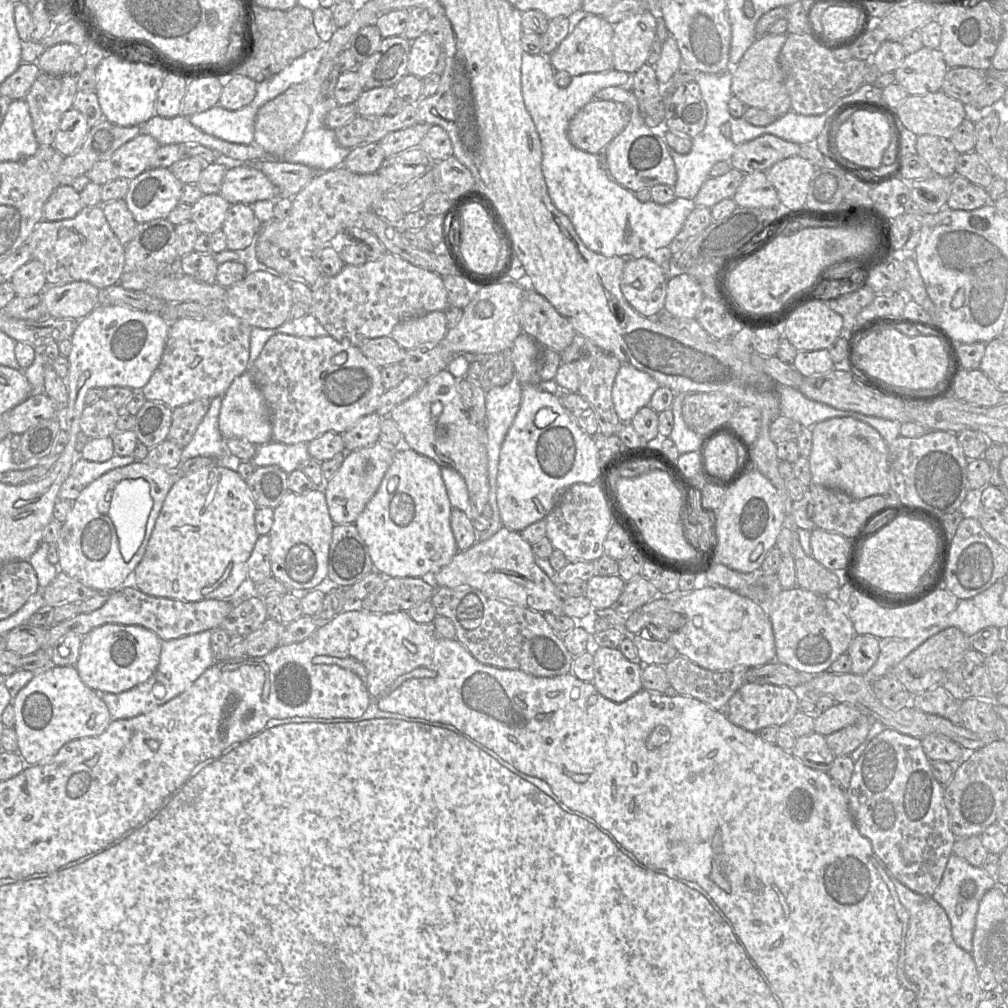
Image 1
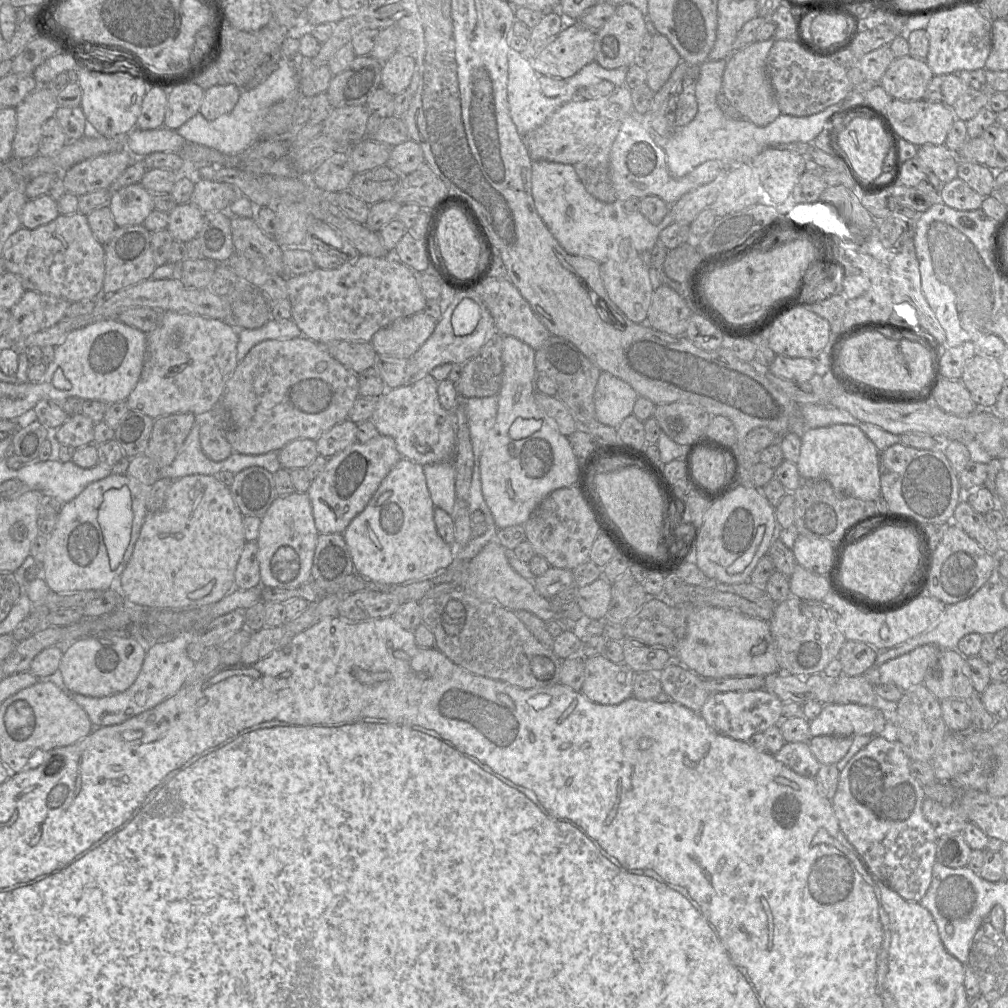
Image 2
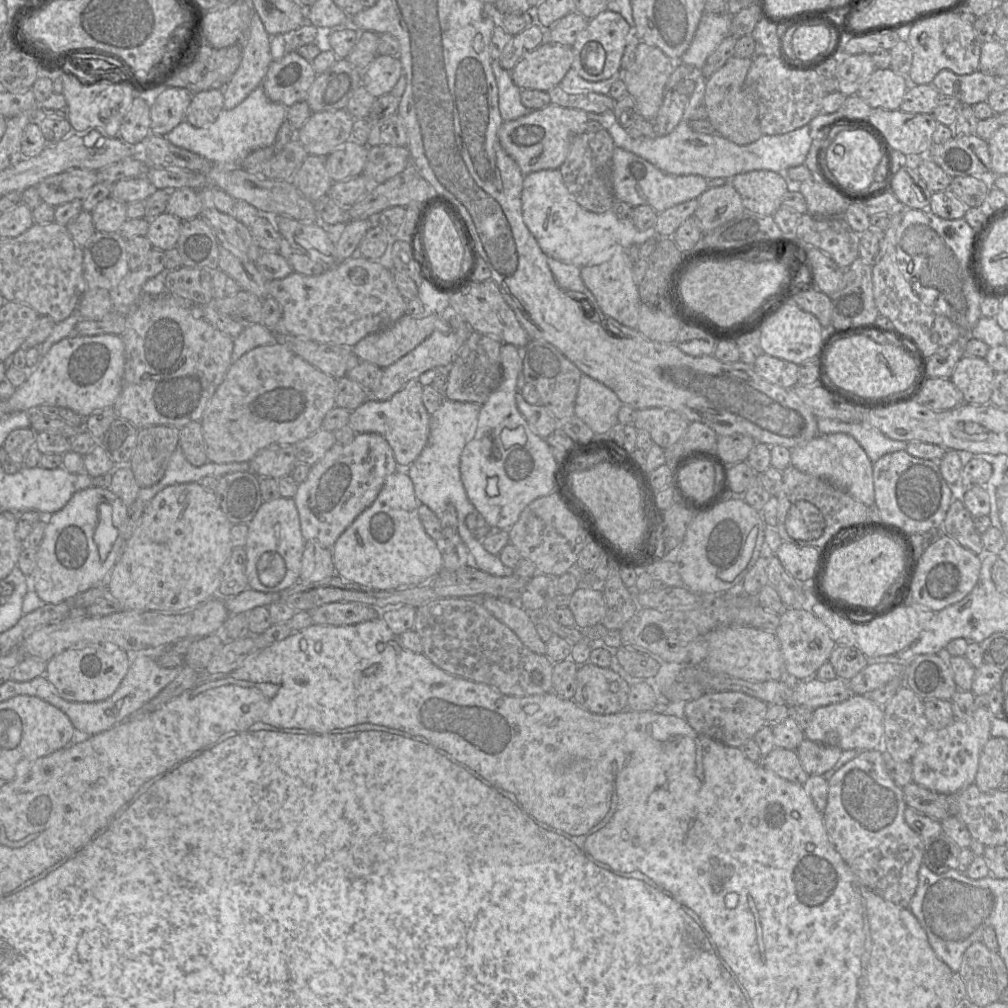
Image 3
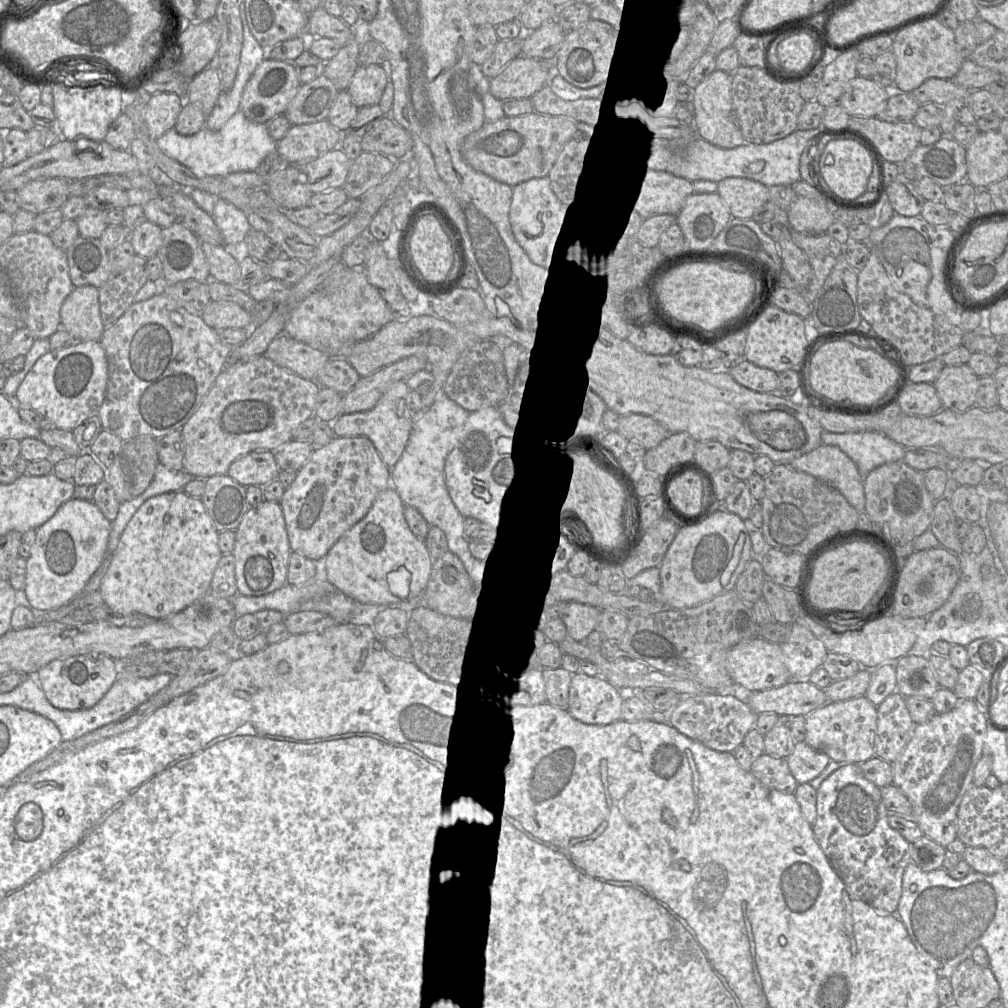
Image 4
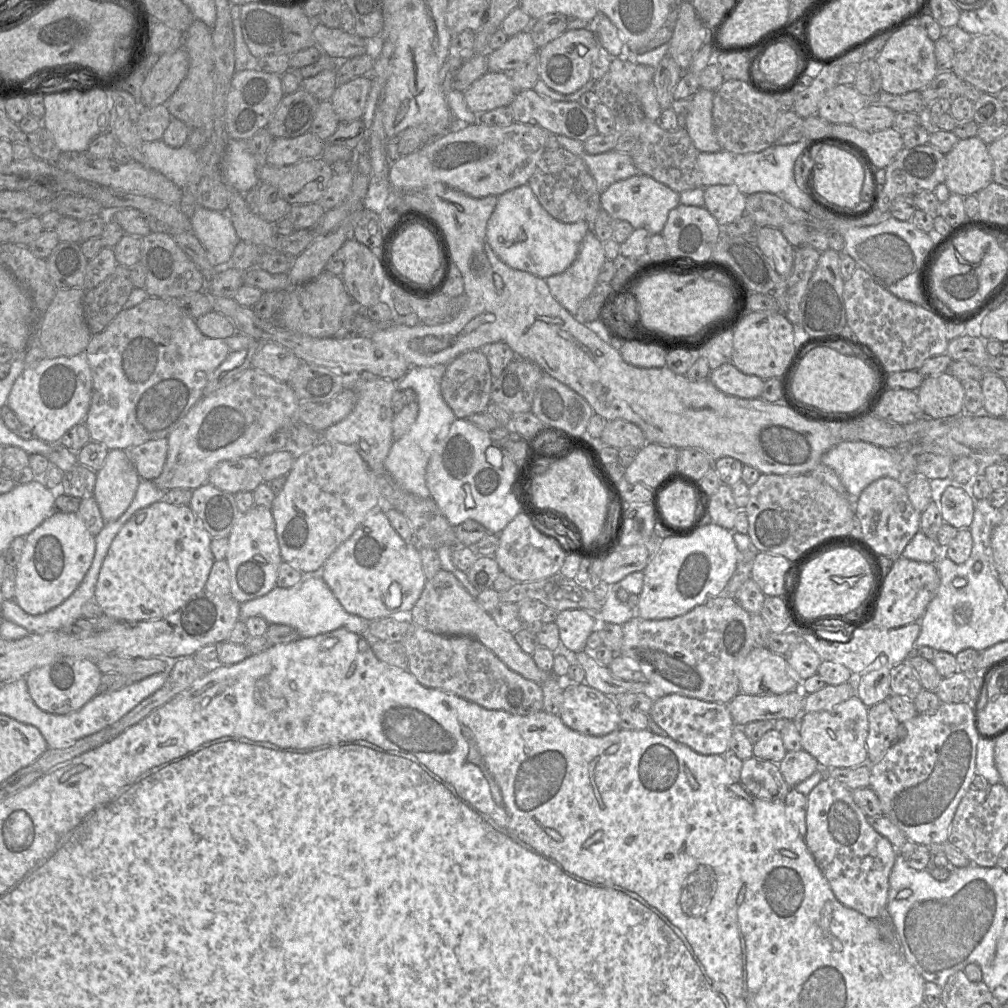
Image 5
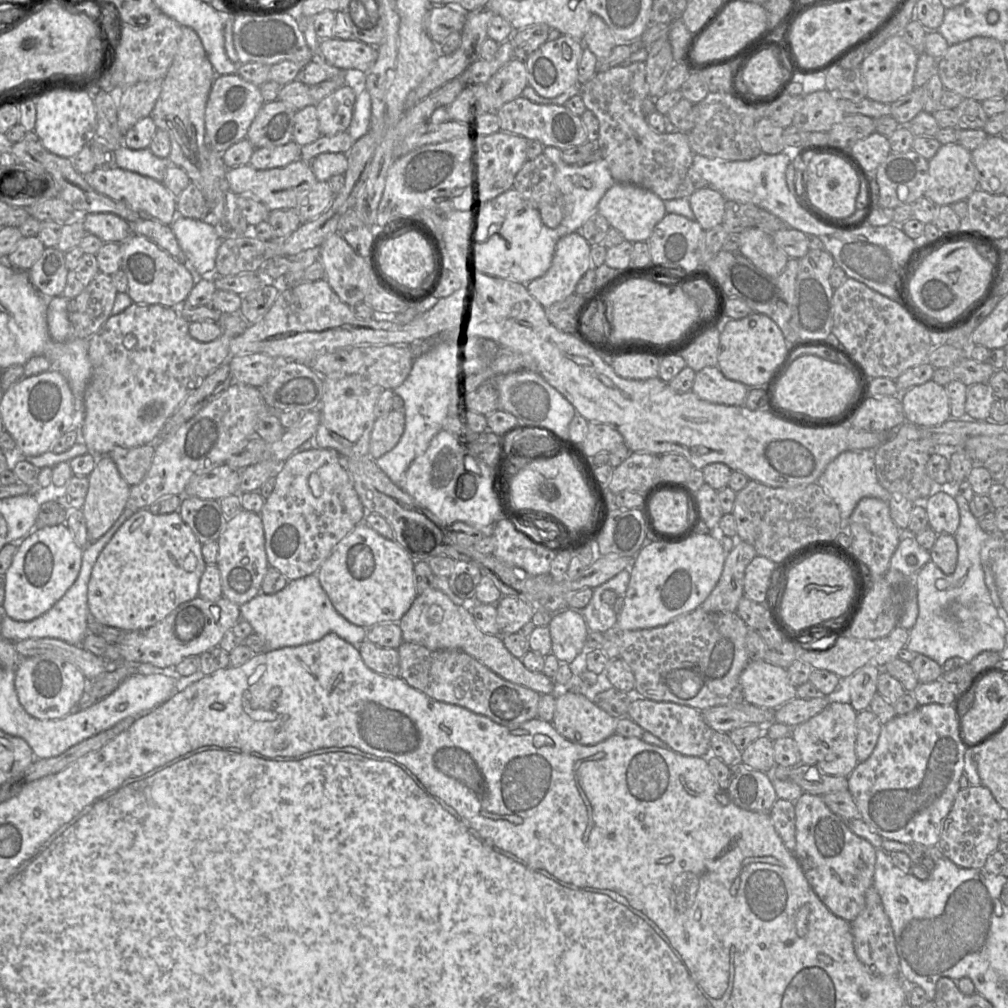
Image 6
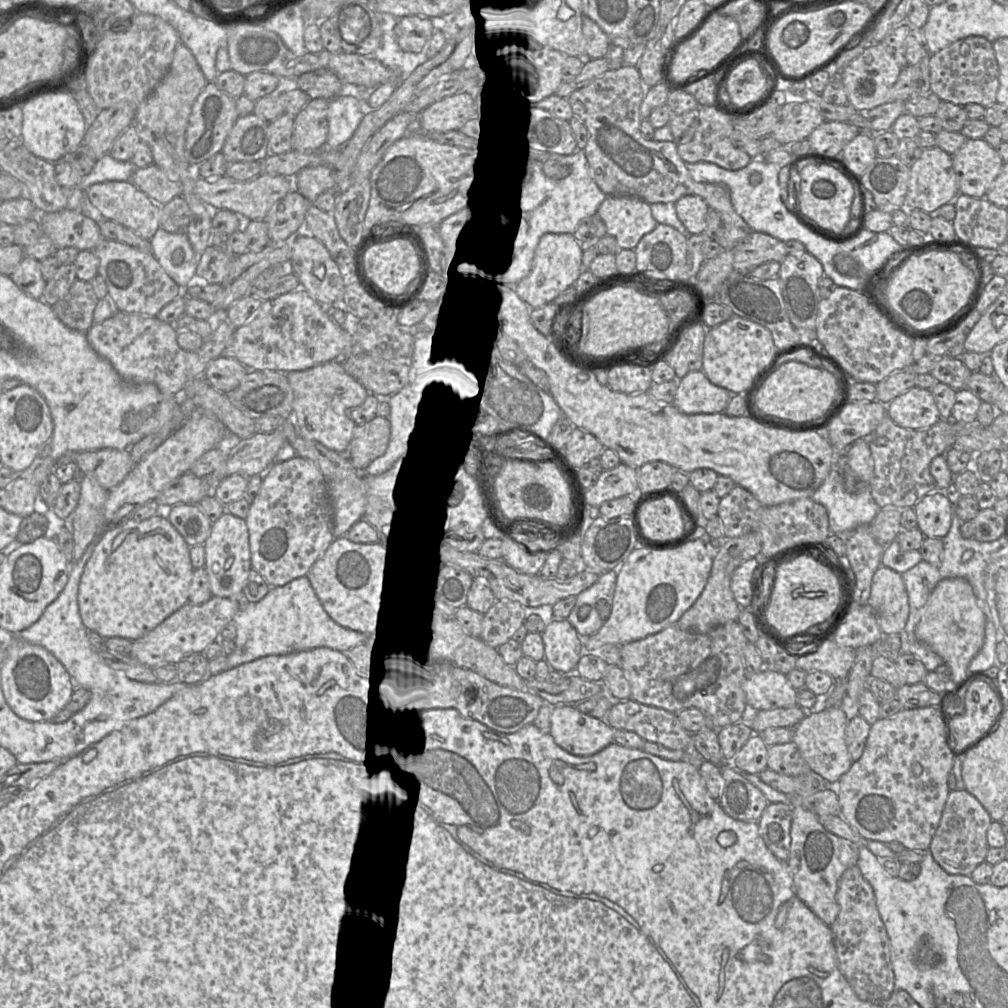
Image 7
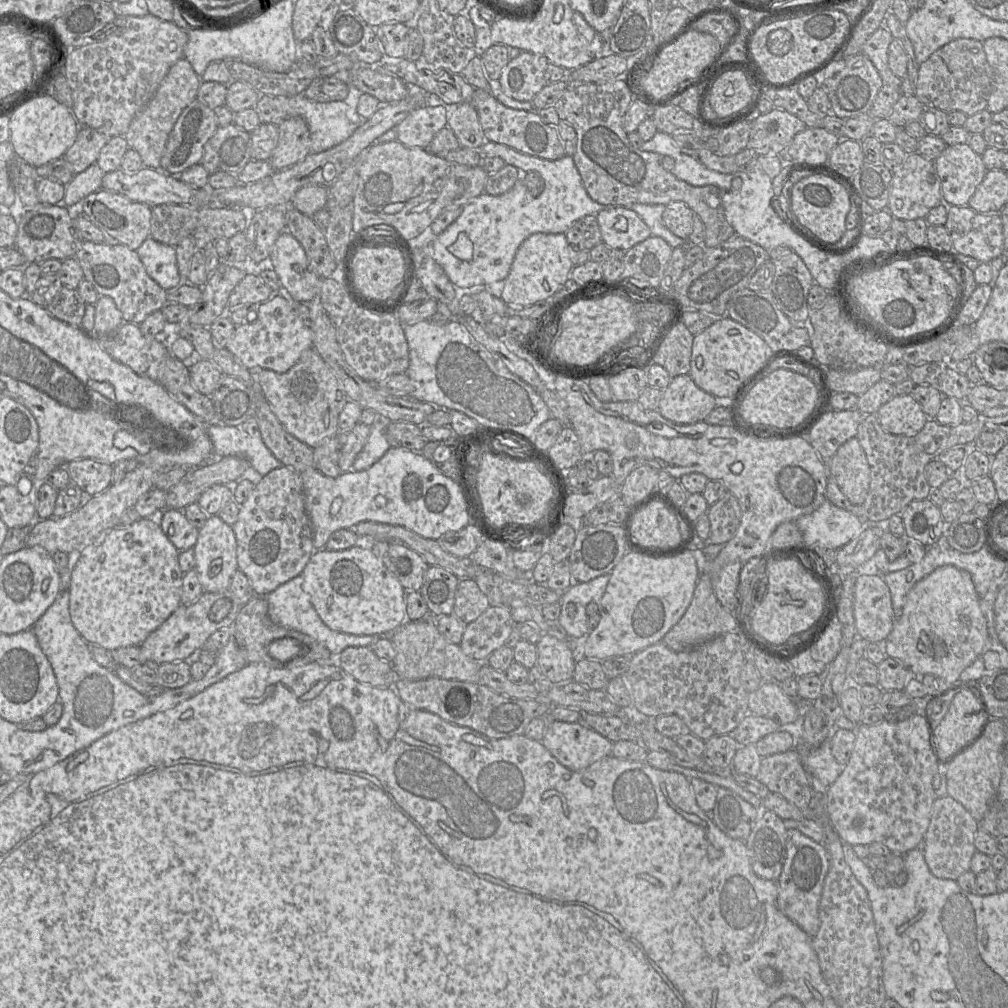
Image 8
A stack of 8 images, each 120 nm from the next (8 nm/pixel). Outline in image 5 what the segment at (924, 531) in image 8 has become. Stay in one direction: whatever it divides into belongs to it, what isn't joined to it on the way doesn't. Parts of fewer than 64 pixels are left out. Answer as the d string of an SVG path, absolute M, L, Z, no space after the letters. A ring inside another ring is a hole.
M950 486L942 493L939 507L945 523L956 529L968 529L975 506L972 497L962 487Z

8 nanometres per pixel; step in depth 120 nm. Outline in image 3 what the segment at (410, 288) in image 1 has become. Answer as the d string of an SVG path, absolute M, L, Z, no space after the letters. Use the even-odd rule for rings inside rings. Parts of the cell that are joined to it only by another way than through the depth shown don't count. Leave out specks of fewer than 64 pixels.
M357 253L328 268L317 276L297 272L272 280L267 285L268 297L275 299L282 309L282 319L272 329L277 335L290 334L327 344L355 346L366 336L388 328L406 314L407 300L399 293L393 272L379 260L369 260Z

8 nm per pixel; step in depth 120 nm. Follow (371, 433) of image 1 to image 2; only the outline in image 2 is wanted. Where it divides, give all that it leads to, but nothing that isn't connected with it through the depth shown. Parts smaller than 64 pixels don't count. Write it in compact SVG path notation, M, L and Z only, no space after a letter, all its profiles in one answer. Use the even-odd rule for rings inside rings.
M349 419L324 432L316 441L320 456L332 457L357 442L357 424Z

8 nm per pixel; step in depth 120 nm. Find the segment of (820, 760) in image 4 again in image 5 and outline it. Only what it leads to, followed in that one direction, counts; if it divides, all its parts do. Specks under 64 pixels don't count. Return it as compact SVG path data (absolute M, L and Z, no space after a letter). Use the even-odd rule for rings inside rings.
M803 749L787 752L778 766L790 788L794 788L820 769L817 760Z

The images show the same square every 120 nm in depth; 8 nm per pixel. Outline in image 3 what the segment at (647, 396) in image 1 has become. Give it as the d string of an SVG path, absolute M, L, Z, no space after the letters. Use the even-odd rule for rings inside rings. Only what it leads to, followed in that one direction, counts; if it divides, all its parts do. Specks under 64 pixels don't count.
M582 375L576 396L574 414L594 433L603 434L611 430L618 423L618 411L622 405L619 397L609 387L588 375Z

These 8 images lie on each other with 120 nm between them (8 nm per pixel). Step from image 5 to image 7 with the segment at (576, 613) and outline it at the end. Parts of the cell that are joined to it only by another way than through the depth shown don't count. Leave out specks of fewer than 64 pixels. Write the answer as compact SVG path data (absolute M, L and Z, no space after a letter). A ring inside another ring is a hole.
M554 619L541 636L544 659L552 670L567 673L576 668L581 658L581 636L567 619Z

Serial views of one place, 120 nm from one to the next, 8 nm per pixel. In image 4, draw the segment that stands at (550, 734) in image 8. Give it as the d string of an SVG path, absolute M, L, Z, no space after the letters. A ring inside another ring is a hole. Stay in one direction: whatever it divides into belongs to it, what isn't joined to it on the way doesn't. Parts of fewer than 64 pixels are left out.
M572 675L567 710L585 724L608 725L621 719L625 693L599 675Z

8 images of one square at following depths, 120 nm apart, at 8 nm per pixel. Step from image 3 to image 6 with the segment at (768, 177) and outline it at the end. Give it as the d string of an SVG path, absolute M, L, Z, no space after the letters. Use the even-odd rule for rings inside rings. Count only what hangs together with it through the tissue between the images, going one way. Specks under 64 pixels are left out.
M705 187L695 191L688 197L694 219L704 231L722 223L725 197L713 187Z

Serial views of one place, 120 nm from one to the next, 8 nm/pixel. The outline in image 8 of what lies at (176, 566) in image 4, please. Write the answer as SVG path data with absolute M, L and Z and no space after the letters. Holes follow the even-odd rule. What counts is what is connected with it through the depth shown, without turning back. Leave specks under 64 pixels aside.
M156 511L151 517L140 518L127 527L114 527L97 539L93 544L81 550L74 569L71 573L69 586L69 613L72 623L82 638L88 644L95 644L108 650L115 650L121 647L140 645L150 633L156 630L168 617L181 605L181 592L184 573L180 569L178 554L180 551L171 543L165 533L162 531L157 518L164 511Z

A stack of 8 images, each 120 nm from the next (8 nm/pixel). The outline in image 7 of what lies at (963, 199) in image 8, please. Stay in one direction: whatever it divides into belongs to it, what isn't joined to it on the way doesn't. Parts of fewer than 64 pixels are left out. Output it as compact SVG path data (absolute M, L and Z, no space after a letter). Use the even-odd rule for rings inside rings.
M983 138L970 140L952 155L959 193L985 198L1004 165L997 149Z

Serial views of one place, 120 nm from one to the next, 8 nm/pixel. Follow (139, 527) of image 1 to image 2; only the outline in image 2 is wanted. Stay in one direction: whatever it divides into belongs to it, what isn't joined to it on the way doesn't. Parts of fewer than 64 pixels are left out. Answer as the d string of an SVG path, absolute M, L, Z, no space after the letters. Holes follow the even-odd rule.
M128 486L105 492L98 510L98 522L113 570L120 565L131 539L133 511Z

